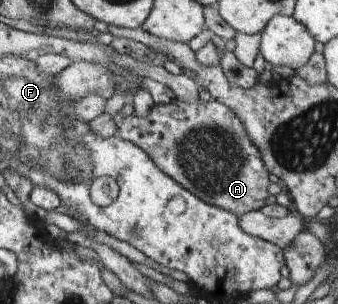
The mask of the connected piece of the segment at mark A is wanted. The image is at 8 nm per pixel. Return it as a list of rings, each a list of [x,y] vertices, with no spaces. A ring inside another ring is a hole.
[[[208,97],[201,101],[195,99],[191,103],[176,99],[167,104],[154,104],[151,111],[143,117],[135,113],[125,116],[121,112],[117,112],[113,117],[117,124],[115,136],[138,144],[163,173],[205,203],[238,216],[251,210],[260,210],[265,205],[265,198],[269,194],[267,187],[271,183],[270,172],[262,161],[259,148],[250,140],[243,122],[225,104]]]

